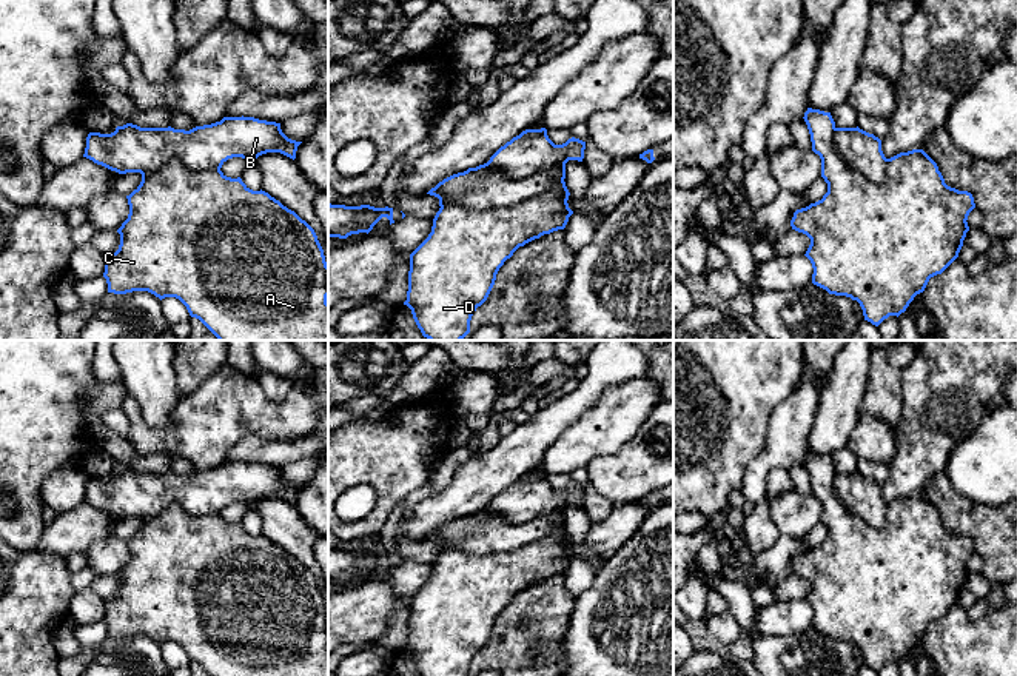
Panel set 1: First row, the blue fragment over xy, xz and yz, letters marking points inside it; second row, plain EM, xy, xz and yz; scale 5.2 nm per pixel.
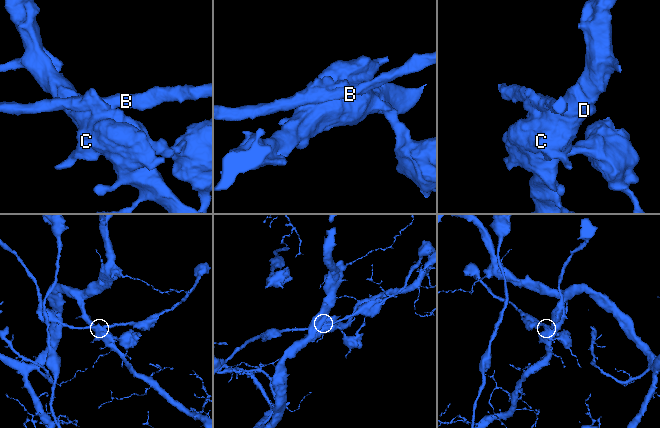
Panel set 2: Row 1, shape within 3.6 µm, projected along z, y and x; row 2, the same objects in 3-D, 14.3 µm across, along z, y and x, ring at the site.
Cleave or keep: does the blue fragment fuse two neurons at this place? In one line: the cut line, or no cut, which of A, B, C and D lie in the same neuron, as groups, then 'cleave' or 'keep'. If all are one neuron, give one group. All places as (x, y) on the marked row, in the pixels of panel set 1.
xz (563, 179), (550, 190), (512, 207), (441, 207) | A C D / B | cleave

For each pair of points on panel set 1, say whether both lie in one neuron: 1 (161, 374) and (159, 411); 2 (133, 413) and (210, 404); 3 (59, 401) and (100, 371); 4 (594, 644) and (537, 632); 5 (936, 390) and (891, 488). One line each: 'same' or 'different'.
1: same
2: same
3: different
4: different
5: same

